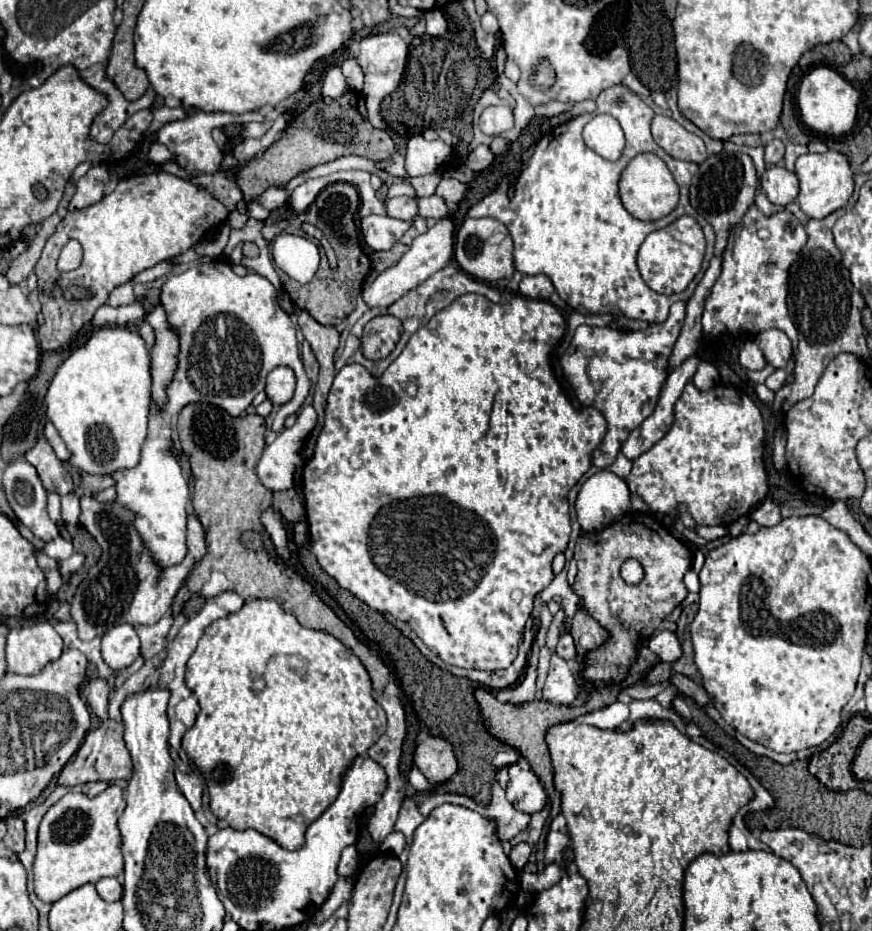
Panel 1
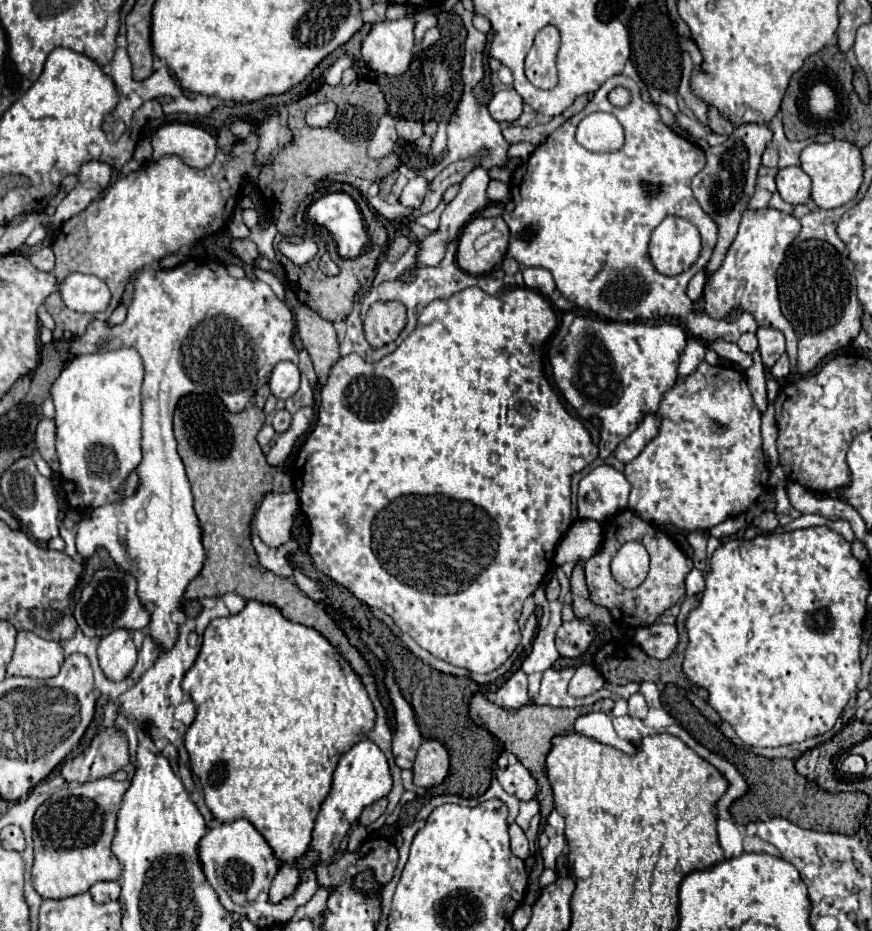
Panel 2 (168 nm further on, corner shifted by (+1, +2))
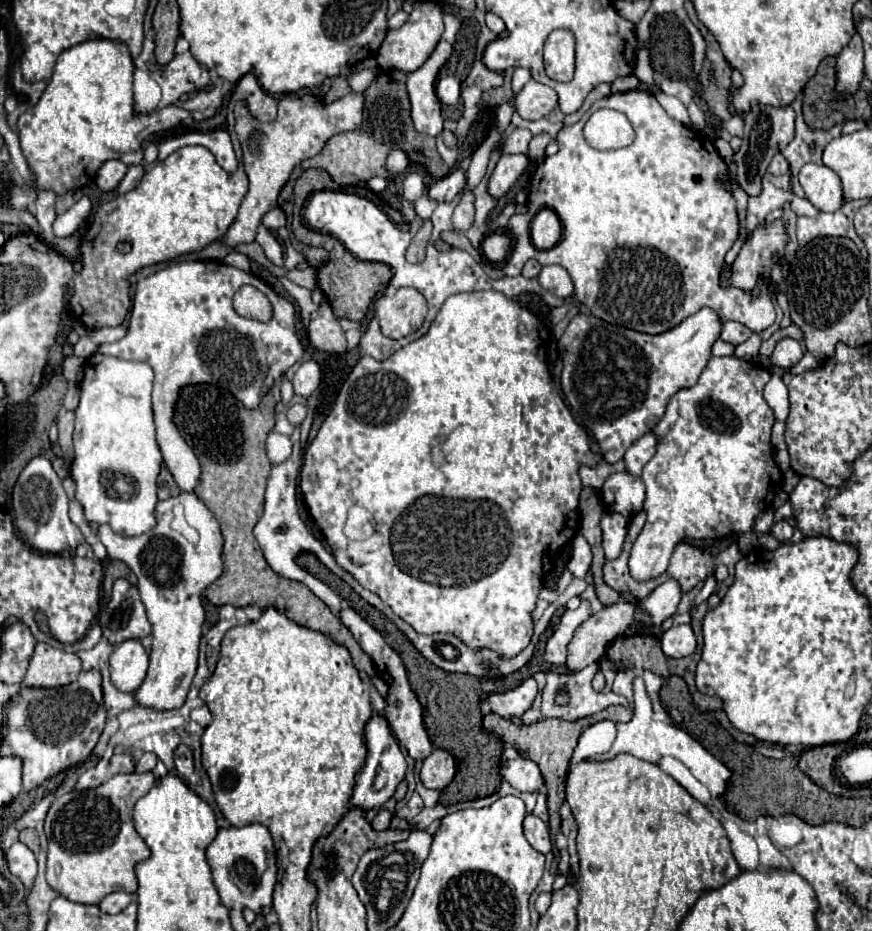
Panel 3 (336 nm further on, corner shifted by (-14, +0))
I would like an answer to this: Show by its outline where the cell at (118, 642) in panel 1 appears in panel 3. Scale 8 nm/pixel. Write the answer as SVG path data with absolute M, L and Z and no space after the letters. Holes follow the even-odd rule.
M140 640L118 644L110 656L110 680L120 692L134 692L148 670L148 654Z

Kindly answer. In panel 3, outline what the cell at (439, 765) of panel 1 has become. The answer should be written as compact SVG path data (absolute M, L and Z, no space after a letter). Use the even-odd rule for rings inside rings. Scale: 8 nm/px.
M434 748L430 756L424 758L422 770L420 770L420 780L426 788L442 790L446 788L456 774L456 762L454 758L440 748Z

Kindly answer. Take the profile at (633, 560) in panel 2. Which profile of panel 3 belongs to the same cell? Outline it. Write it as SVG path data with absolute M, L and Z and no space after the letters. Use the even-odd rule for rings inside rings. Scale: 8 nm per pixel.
M712 356L698 382L690 388L678 390L668 400L664 416L652 428L658 438L656 454L642 472L642 482L646 484L644 512L648 518L630 552L632 578L648 580L660 576L668 568L674 548L684 542L684 538L724 538L728 534L744 534L752 530L756 516L772 504L780 488L782 472L772 460L770 430L774 424L774 412L762 398L768 380L770 372L758 364L736 356Z

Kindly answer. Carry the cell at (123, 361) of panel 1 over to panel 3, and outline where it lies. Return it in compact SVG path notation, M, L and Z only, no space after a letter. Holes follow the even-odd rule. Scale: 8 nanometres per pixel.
M96 352L84 364L84 380L80 386L80 404L76 408L74 430L74 462L72 478L76 484L76 502L84 510L88 524L108 524L116 534L140 536L156 526L156 478L162 468L162 454L154 436L152 418L152 380L154 372L146 362L128 362L122 358Z

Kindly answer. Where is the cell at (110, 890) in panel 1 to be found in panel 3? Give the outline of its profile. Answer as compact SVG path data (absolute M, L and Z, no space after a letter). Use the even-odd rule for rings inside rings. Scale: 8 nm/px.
M112 892L112 894L108 894L98 906L100 906L100 910L102 910L104 914L118 914L118 912L122 912L130 902L132 902L132 894L128 894L128 892Z

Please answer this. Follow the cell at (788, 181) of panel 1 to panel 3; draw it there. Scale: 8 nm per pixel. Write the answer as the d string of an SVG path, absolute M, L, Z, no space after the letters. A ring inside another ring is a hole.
M806 164L800 170L800 184L806 192L806 198L822 212L836 212L844 204L842 184L834 170L828 166Z

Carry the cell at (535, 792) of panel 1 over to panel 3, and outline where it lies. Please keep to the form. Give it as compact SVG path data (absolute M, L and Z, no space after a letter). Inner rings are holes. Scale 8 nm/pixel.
M518 756L516 760L502 760L500 774L518 792L536 792L544 784L538 764L524 756Z

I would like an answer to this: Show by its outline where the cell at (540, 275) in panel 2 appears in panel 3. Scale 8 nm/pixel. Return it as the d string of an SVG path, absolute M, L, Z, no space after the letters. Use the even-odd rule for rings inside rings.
M544 266L538 274L538 282L544 290L556 294L558 298L568 298L574 292L572 278L562 266Z

